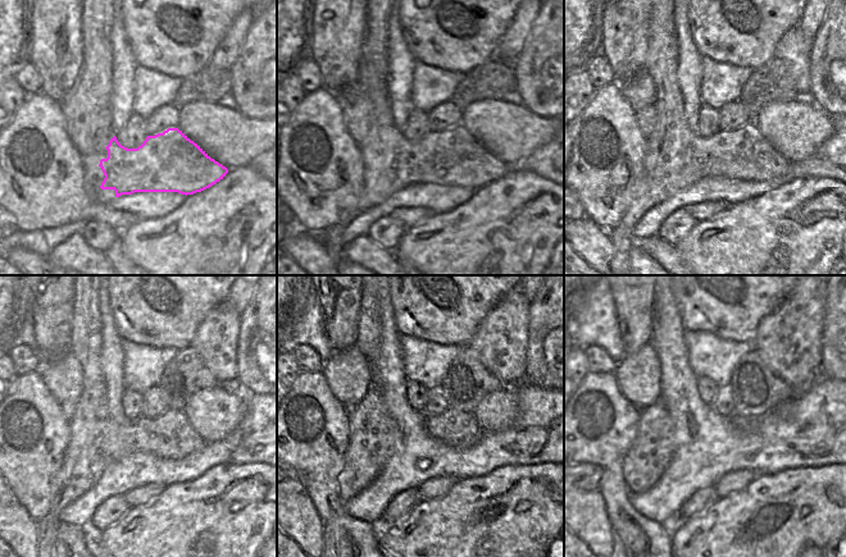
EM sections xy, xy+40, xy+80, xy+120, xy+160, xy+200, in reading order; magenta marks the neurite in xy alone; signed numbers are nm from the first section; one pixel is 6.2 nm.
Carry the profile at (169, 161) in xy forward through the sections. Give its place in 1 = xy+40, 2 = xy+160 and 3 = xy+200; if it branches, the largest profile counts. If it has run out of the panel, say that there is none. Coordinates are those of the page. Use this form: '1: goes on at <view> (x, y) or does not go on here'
1: goes on at xy+40 (453, 156)
2: goes on at xy+160 (455, 428)
3: goes on at xy+200 (745, 423)

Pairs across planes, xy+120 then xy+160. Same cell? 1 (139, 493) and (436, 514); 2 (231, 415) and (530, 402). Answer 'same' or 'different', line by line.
1: different
2: different

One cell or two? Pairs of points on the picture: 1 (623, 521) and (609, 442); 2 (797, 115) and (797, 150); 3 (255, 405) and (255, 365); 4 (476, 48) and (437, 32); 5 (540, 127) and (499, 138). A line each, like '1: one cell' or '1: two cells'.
1: one cell
2: one cell
3: two cells
4: one cell
5: one cell

